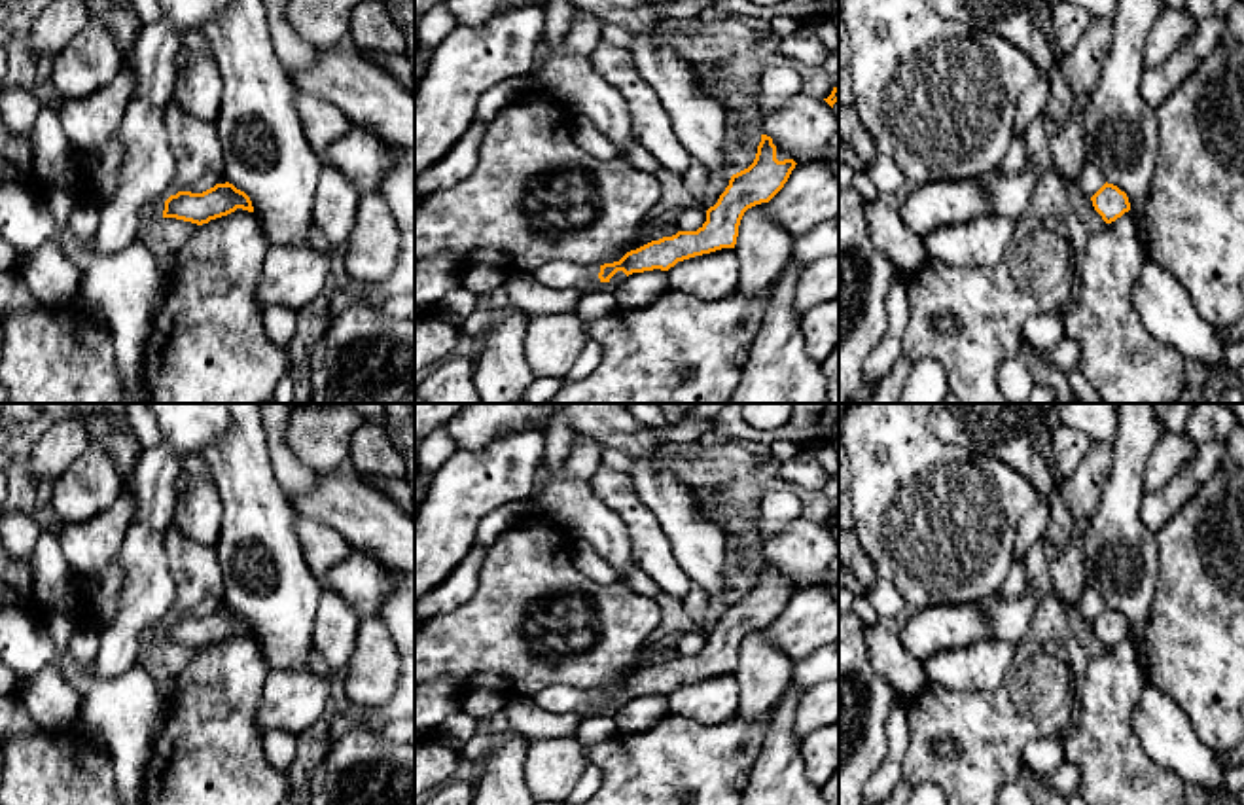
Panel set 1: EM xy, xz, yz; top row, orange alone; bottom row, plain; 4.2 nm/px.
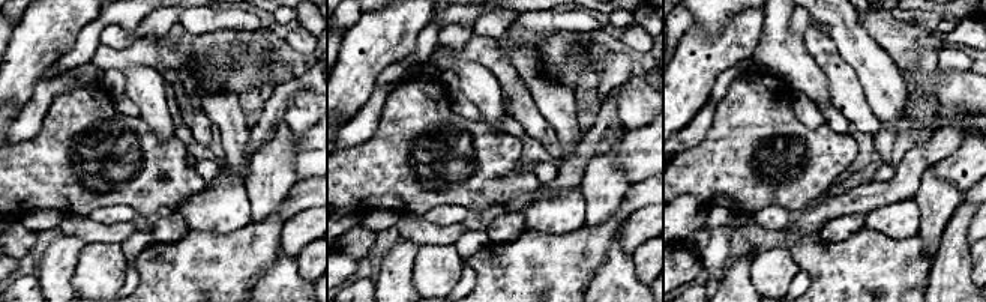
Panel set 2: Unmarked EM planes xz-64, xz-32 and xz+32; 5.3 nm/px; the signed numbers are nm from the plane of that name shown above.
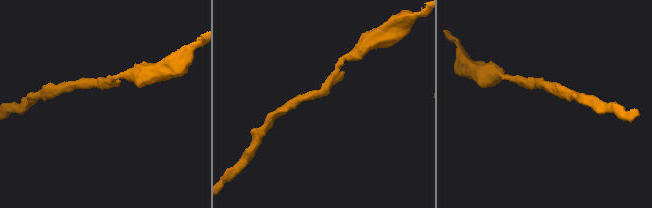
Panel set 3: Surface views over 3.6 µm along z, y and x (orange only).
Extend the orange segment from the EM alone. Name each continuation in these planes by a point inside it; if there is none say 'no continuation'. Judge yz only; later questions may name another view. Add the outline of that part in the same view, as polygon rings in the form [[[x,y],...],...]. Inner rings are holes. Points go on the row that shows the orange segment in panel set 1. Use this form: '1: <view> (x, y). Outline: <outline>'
no continuation

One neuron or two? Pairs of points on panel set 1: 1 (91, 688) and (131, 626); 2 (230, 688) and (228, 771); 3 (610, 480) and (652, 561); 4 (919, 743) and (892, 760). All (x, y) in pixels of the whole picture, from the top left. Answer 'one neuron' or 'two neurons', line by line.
1: two neurons
2: one neuron
3: one neuron
4: two neurons

